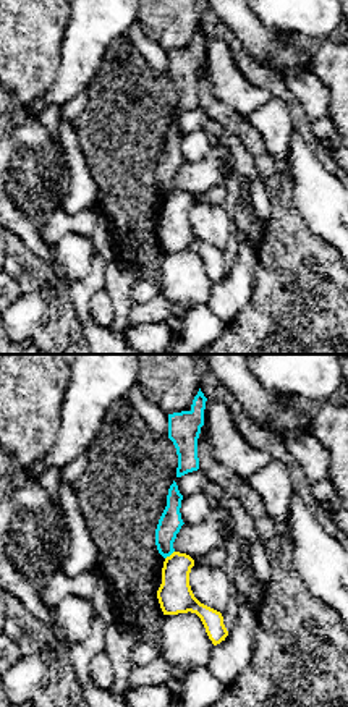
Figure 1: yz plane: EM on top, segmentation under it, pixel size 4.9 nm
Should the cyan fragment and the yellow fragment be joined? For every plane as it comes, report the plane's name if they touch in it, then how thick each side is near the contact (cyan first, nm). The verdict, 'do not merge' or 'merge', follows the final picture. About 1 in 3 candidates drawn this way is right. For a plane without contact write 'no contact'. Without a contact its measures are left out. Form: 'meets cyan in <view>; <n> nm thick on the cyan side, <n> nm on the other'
meets cyan in yz; 120 nm thick on the cyan side, 170 nm on the other

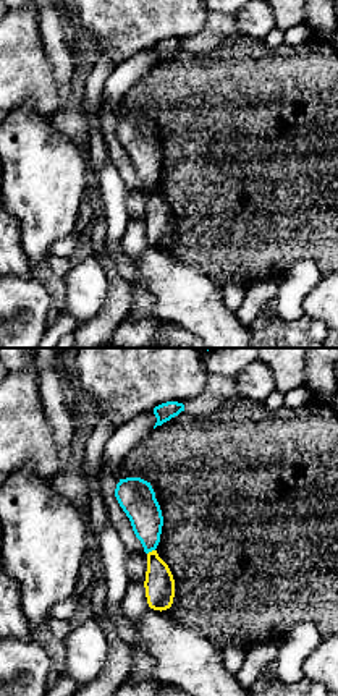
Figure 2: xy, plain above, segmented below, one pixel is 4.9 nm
meets cyan in xy; 170 nm thick on the cyan side, 150 nm on the other

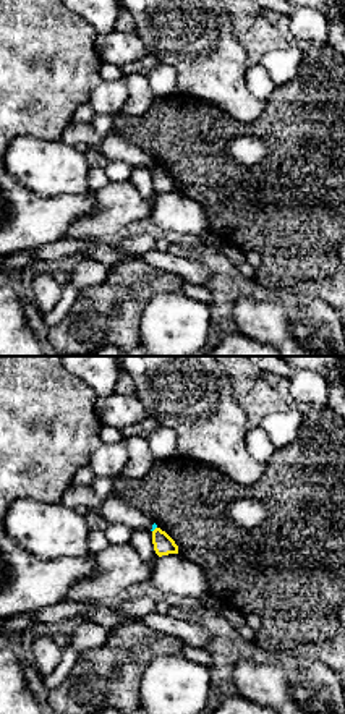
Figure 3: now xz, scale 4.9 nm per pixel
meets cyan in xz; 20 nm thick on the cyan side, 100 nm on the other

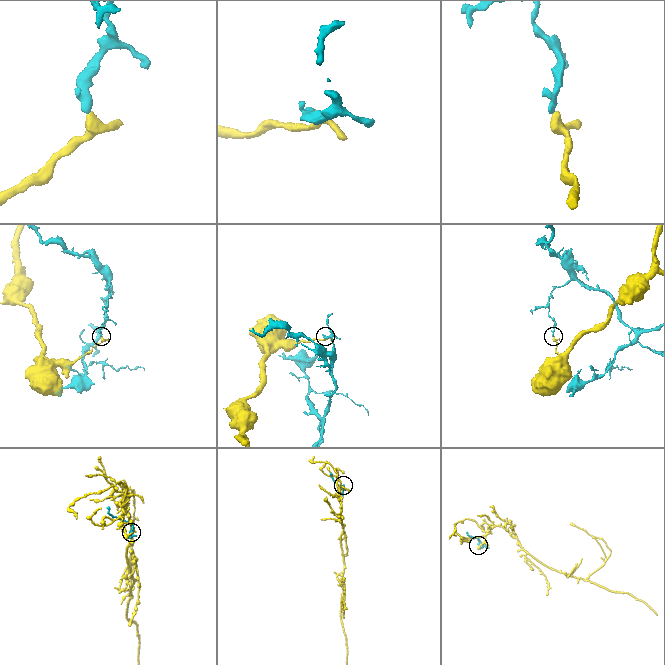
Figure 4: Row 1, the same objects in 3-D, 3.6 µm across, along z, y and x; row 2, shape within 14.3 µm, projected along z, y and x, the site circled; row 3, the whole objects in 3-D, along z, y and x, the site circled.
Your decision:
do not merge

